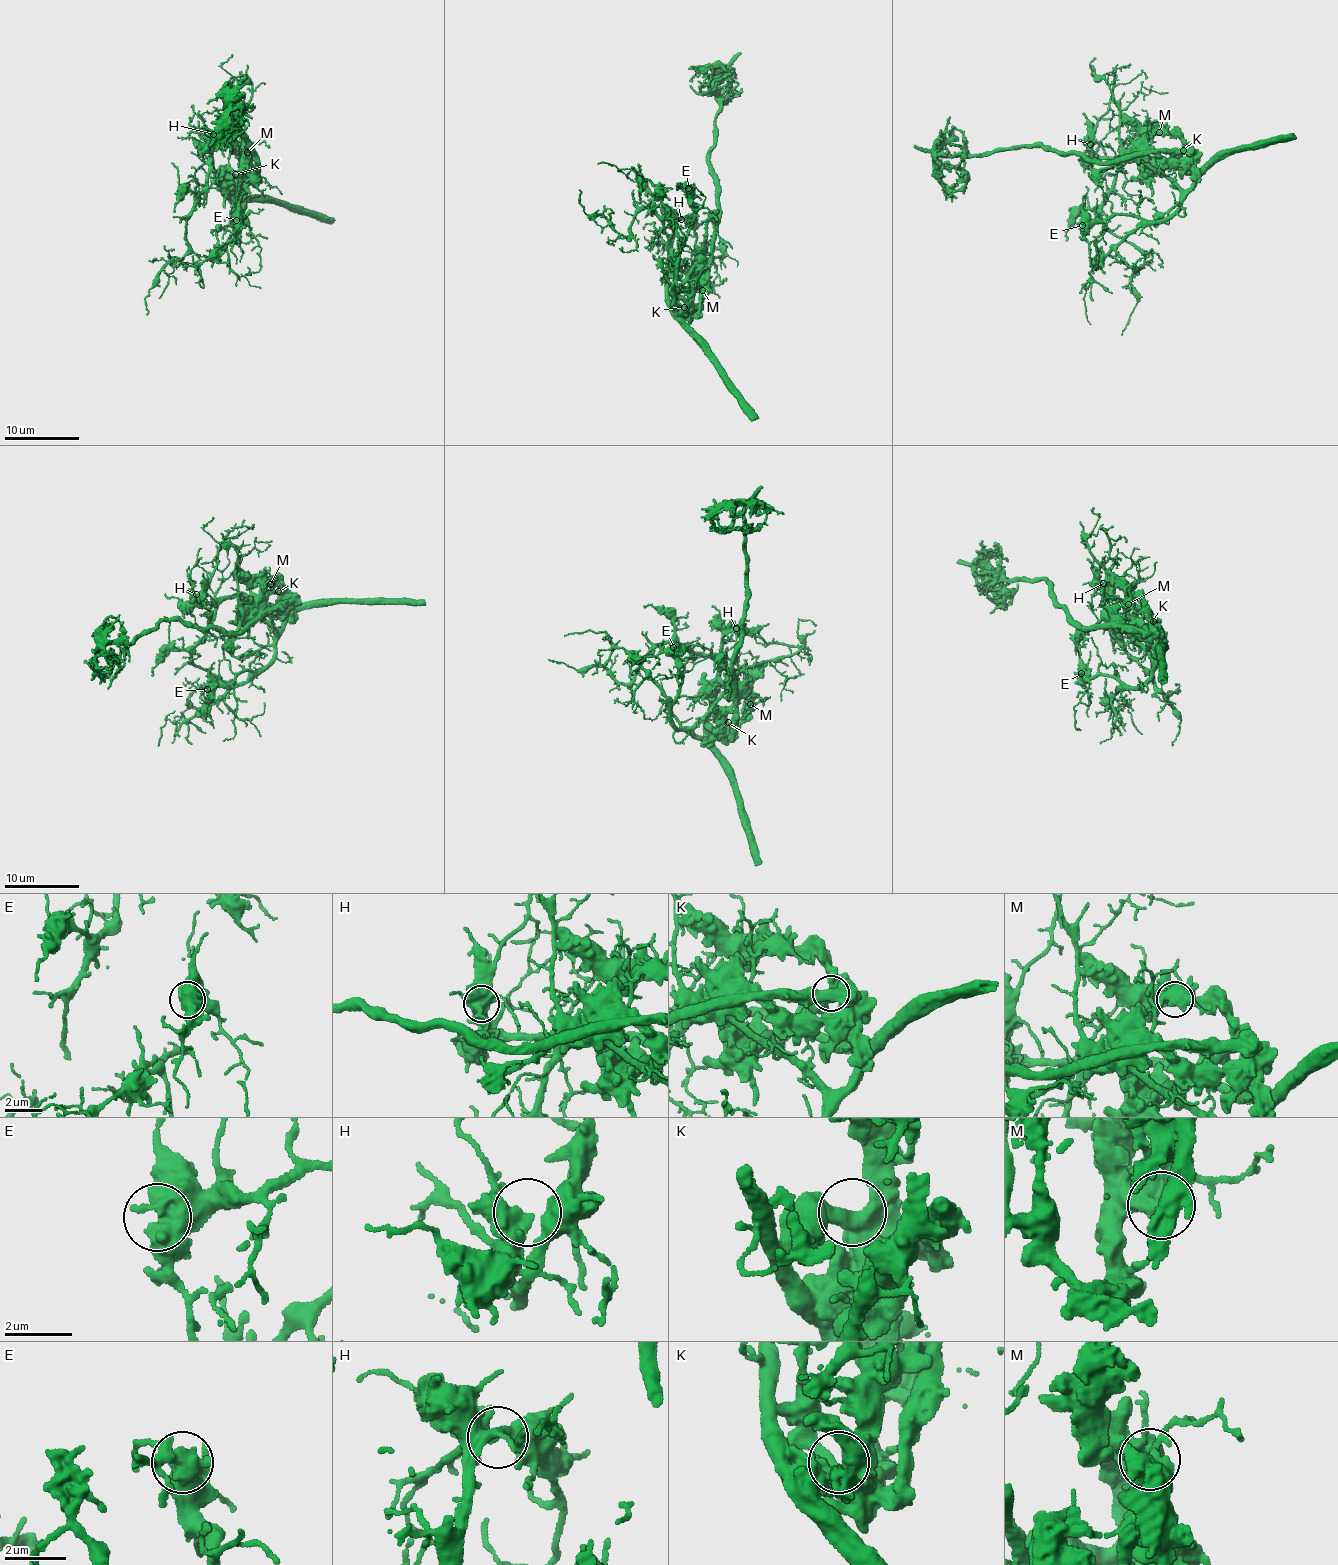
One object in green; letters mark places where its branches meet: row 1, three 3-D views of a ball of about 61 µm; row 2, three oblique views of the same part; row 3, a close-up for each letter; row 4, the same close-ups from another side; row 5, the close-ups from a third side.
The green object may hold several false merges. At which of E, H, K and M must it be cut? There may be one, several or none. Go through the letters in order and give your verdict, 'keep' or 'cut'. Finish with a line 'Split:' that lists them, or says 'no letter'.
E: keep
H: keep
K: keep
M: cut
Split: M

